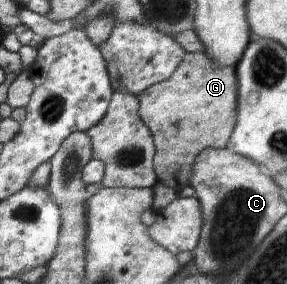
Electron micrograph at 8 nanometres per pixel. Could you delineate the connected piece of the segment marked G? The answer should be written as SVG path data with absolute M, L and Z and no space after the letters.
M190 52L170 78L154 86L147 86L138 98L139 115L144 123L148 123L148 127L152 127L152 131L156 131L155 147L160 147L160 155L156 155L156 175L160 183L171 187L178 194L191 182L193 167L200 153L208 148L220 149L230 146L239 109L239 78L236 68L218 67L215 59L206 55L206 52Z

